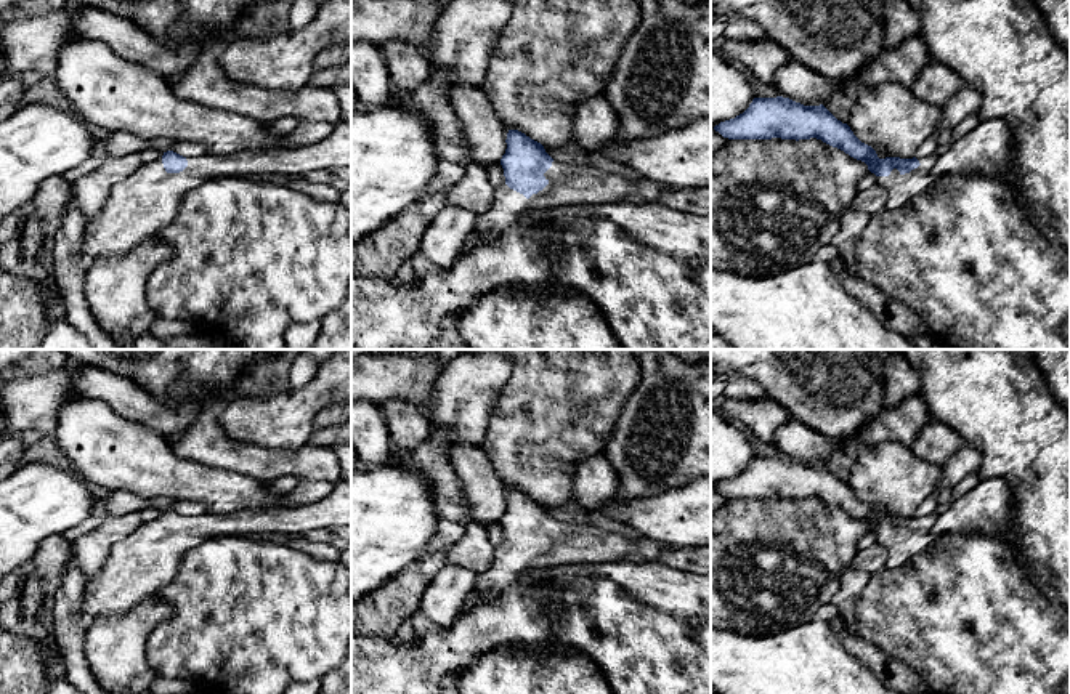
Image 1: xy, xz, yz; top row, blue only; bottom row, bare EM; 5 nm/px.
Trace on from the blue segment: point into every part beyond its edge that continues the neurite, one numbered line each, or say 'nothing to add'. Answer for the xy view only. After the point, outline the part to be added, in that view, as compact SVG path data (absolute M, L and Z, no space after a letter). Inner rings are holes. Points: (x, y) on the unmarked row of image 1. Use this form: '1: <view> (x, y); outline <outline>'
1: xy (138, 566); outline M338 481L334 490L314 503L300 506L253 506L226 516L202 513L188 516L188 526L180 532L167 532L162 519L146 521L128 537L117 542L103 569L87 580L82 606L82 625L87 631L98 619L114 617L130 611L141 601L157 595L178 572L183 556L215 537L257 537L260 534L306 534L314 529L351 526L351 481Z

